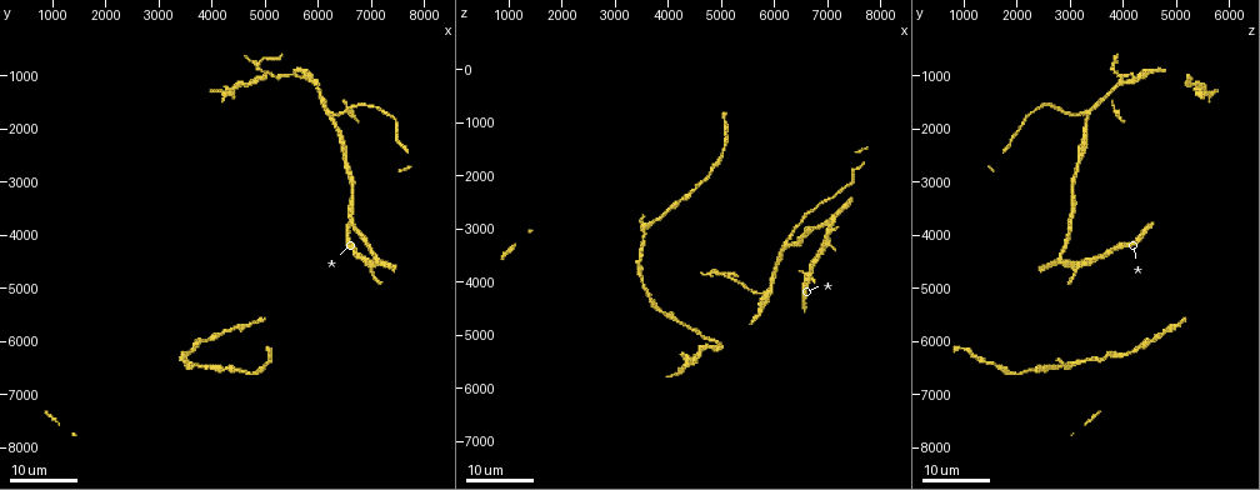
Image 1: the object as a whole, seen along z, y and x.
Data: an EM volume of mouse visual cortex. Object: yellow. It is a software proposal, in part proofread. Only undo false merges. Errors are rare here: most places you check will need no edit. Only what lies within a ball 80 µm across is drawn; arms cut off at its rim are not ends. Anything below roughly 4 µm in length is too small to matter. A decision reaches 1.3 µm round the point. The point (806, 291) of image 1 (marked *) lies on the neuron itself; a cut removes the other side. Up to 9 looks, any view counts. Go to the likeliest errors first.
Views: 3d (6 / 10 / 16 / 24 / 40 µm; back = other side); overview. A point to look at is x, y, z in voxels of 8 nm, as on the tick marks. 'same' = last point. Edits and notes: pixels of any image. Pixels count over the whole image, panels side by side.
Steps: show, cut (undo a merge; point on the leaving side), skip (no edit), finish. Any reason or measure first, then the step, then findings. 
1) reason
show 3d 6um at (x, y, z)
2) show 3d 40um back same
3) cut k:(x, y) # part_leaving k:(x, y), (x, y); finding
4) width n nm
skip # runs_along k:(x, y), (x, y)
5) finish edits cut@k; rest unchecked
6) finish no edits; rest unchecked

show 3d 24um at (6100, 1550, 3550)

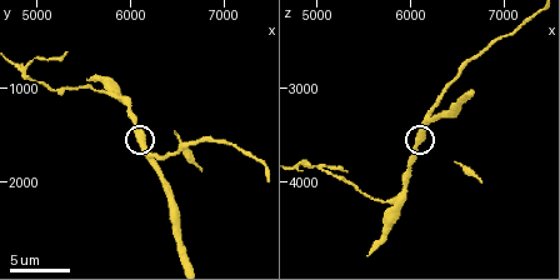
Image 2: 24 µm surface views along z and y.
show 3d 6um at (6100, 1500, 3550)

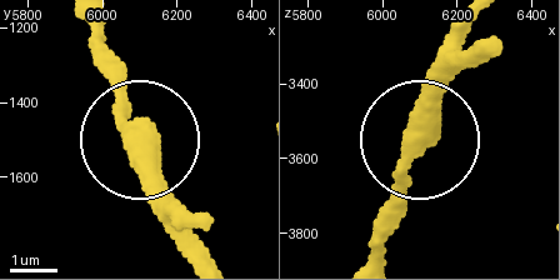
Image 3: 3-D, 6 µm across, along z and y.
width 400 nm
skip # runs_along 3:(213, 258), (101, 59); continuous, no second neuron

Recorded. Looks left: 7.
sudden change in width
show 3d 16um at (4950, 950, 3850)

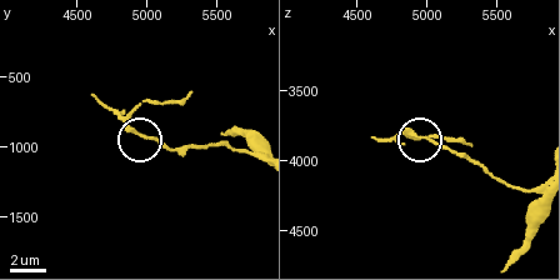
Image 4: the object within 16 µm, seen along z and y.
cut 4:(106, 108) # part_leaving 4:(128, 120), (145, 101), (178, 99), (189, 91); two neurons meet here

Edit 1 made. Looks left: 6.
thick turns thin
show 3d 24um at (3550, 6350, 3350)

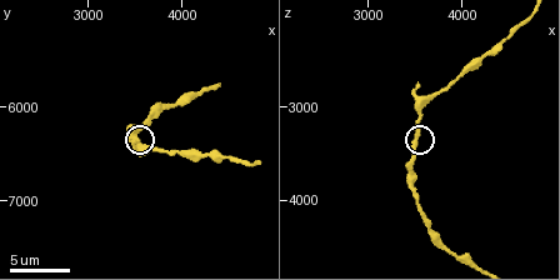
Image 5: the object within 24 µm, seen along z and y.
show 3d 6um same

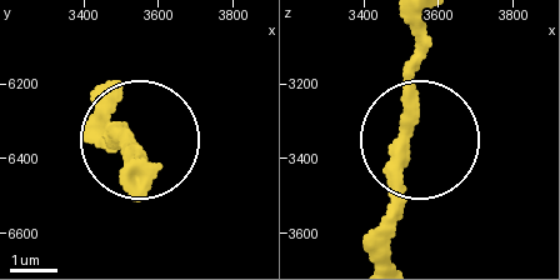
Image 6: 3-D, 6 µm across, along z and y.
skip # runs_along 6:(385, 256), (421, 30); continuous, no second neuron

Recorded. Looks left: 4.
thick turns thin
show 3d 16um at (3500, 6250, 3900)

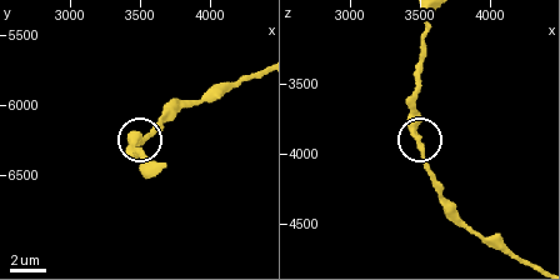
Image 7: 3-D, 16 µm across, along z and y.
zoom in
show 3d 6um same

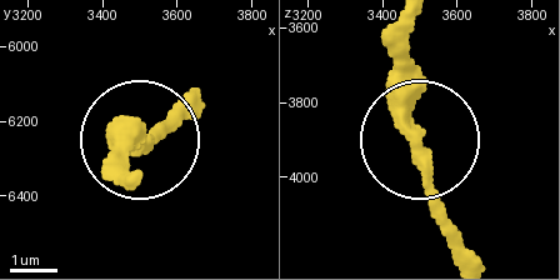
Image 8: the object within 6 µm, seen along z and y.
from behind
show 3d 6um back same

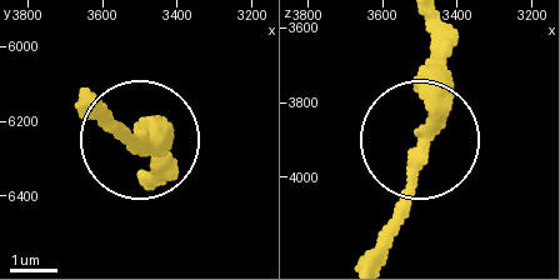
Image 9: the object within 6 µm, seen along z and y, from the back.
skip # all the same neuron

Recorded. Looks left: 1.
finish edits cut@4; rest unchecked

